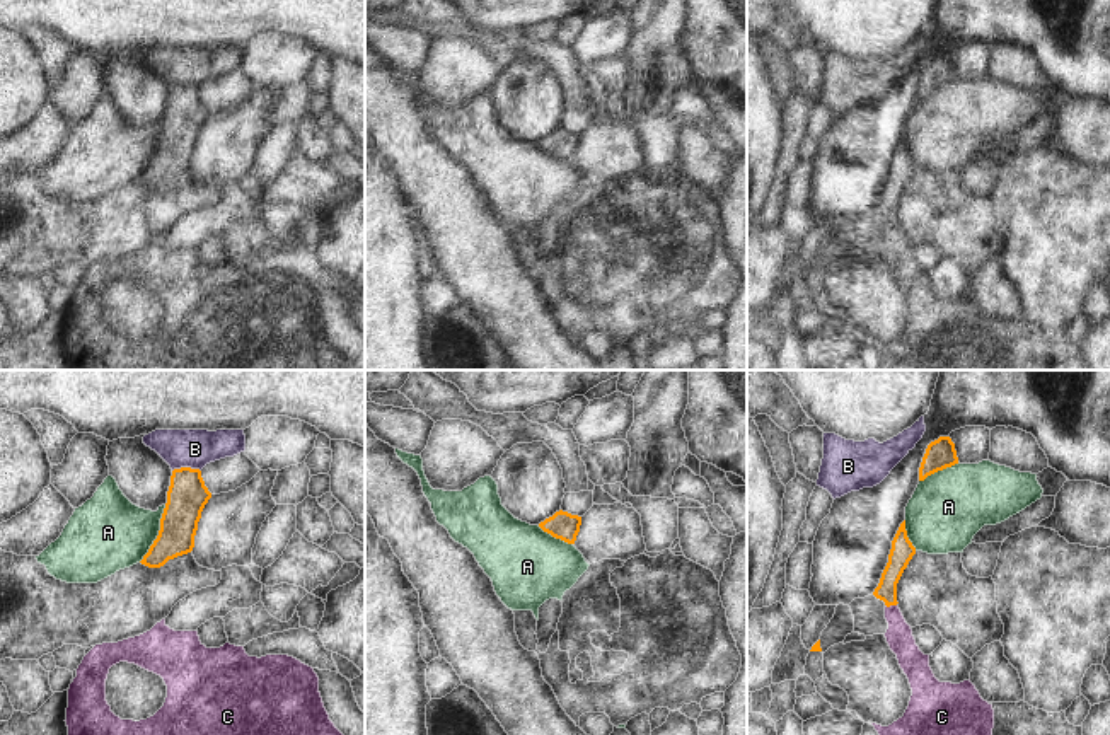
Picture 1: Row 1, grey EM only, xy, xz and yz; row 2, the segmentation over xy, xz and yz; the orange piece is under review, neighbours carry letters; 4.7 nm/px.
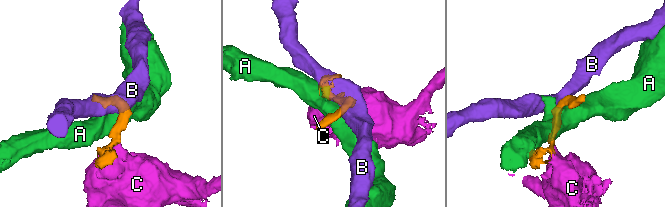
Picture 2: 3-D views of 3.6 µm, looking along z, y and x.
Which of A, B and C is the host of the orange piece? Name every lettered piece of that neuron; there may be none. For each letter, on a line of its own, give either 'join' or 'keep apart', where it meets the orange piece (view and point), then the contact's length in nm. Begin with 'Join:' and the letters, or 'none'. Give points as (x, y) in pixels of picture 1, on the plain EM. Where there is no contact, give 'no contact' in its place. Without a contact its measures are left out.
Join: C
A: keep apart | xy (159, 152) | 300 nm
B: keep apart | xy (186, 86) | 140 nm
C: join | yz (890, 222) | 60 nm

